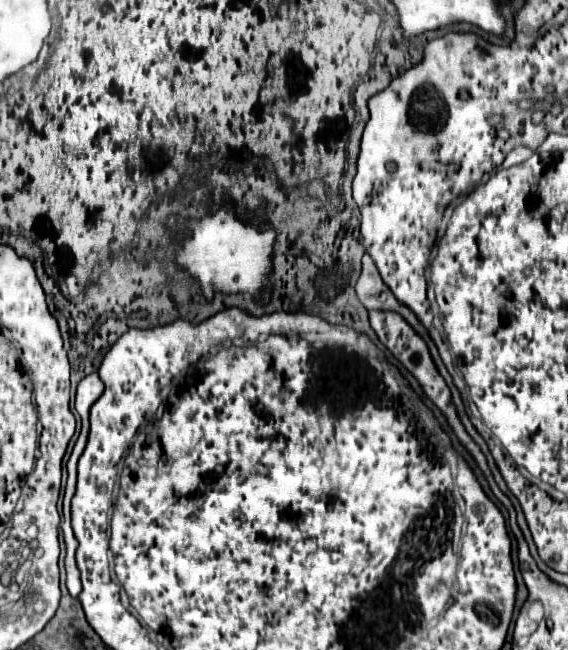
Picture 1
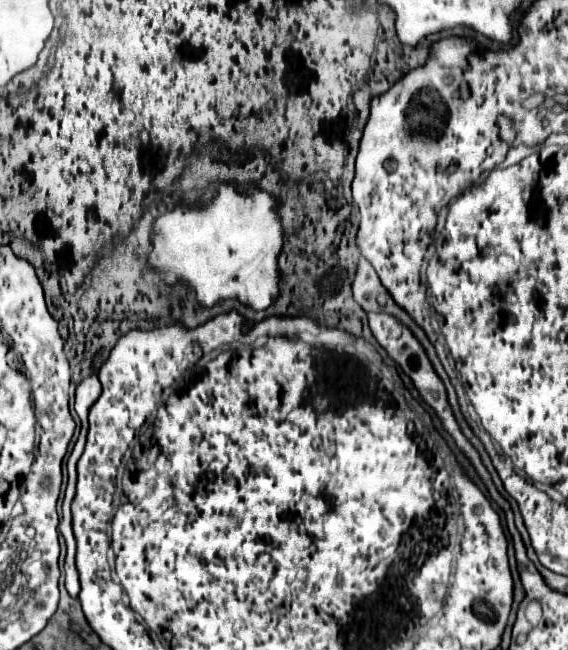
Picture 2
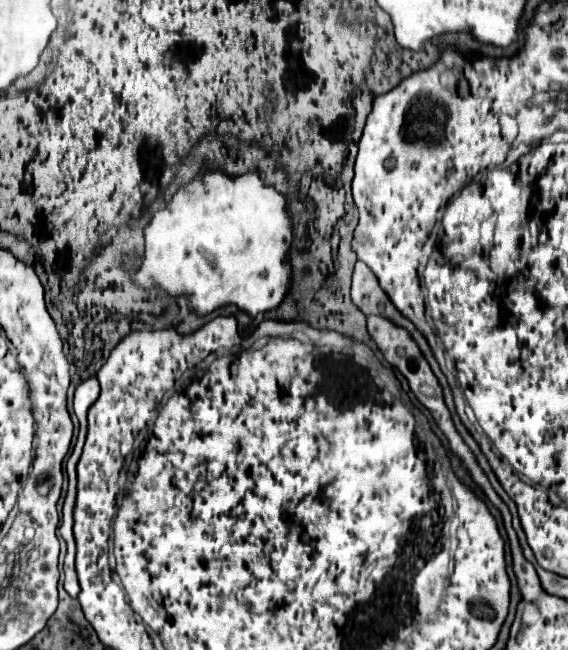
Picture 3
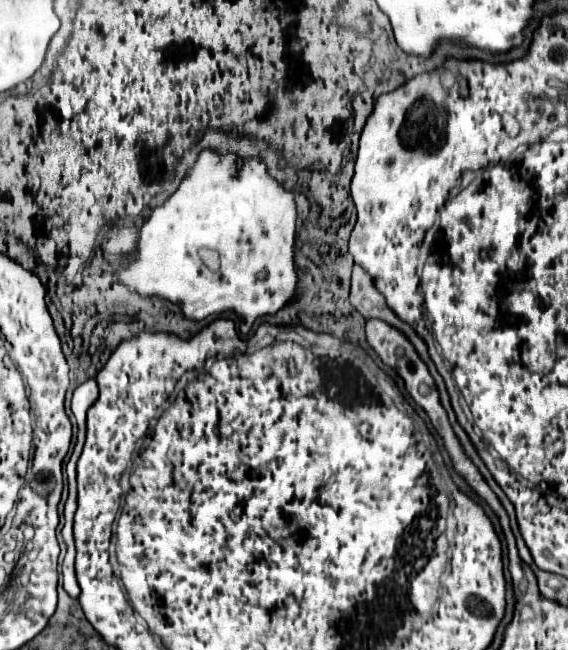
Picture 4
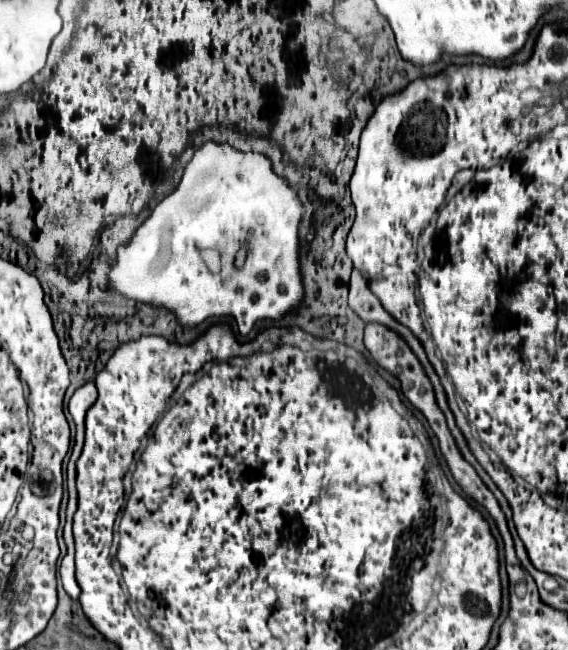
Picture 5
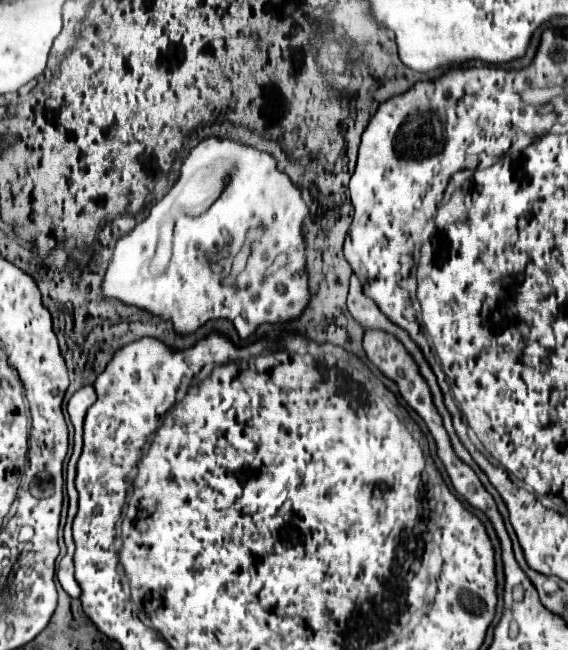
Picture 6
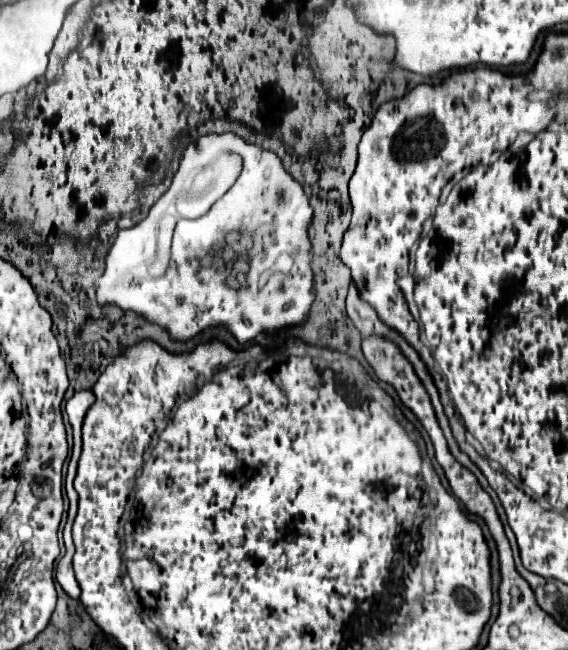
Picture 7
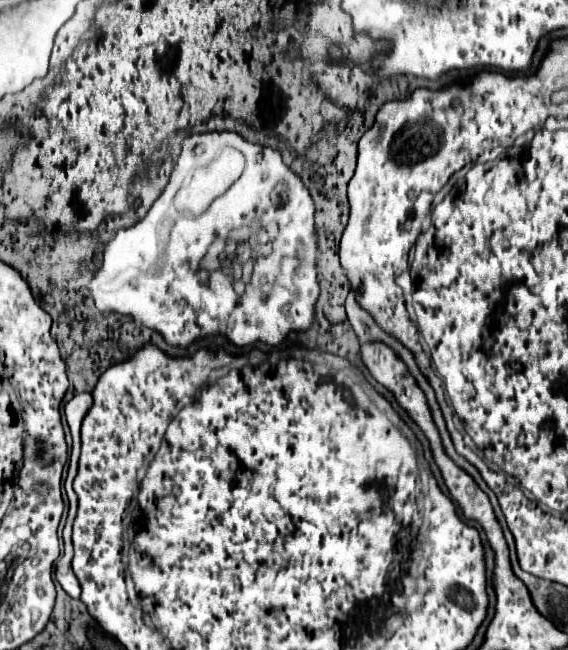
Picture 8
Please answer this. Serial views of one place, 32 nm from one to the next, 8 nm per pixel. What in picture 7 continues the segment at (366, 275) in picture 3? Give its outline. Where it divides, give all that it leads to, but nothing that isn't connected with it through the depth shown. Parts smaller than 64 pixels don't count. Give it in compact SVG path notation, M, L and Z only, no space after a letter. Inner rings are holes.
M354 280L350 282L350 292L348 292L348 300L346 300L346 310L348 310L348 316L354 320L356 328L360 330L362 338L378 332L378 334L382 334L382 336L386 336L386 338L392 340L394 330L392 330L392 328L386 328L386 326L382 324L382 320L378 320L378 314L374 312L374 308L370 308L370 306L360 298Z

